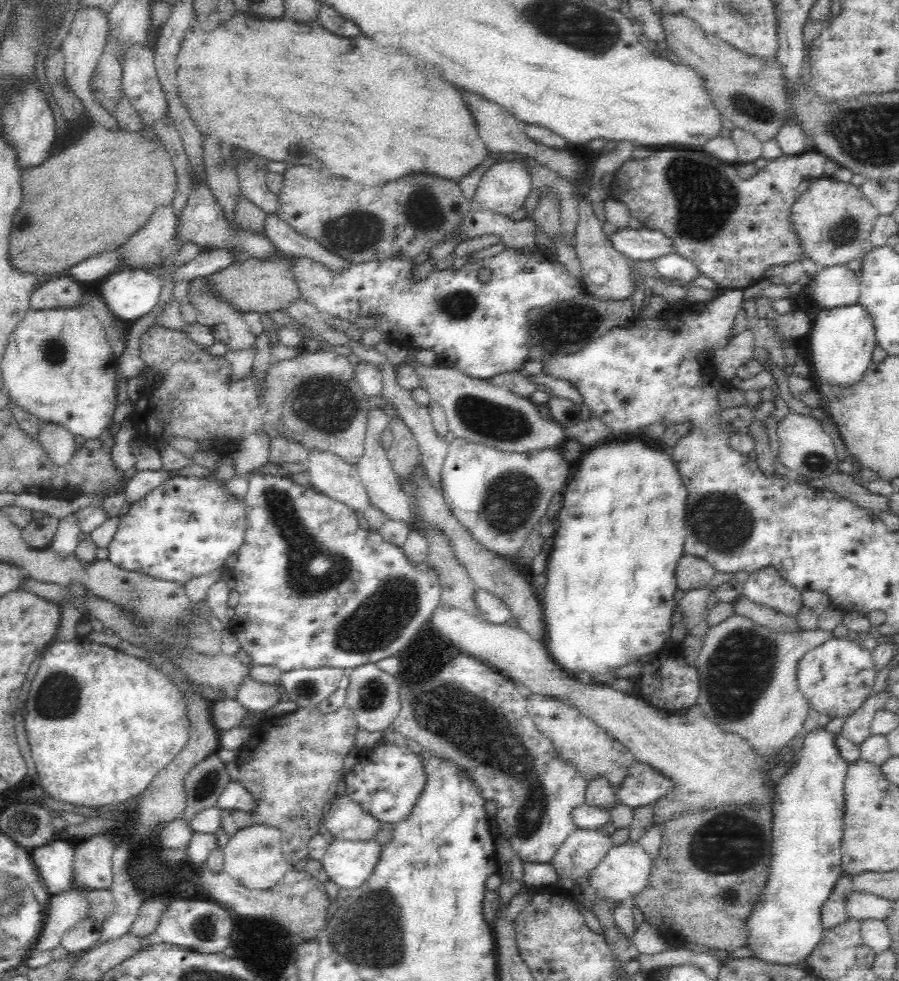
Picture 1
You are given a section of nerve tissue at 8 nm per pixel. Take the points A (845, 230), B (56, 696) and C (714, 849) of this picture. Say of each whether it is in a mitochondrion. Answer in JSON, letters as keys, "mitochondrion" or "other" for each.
{"A":"mitochondrion","B":"mitochondrion","C":"mitochondrion"}

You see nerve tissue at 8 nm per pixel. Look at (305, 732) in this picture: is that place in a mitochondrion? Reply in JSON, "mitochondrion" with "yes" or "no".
{"mitochondrion":"no"}

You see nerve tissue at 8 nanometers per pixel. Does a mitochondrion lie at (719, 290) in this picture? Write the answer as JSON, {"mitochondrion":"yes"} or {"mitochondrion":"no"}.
{"mitochondrion":"no"}

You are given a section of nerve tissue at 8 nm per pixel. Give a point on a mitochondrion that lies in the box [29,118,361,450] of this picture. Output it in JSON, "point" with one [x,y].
{"point":[54,352]}

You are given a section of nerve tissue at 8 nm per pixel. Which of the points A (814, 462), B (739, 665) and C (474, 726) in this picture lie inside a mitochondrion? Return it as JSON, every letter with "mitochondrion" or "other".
{"A":"mitochondrion","B":"mitochondrion","C":"mitochondrion"}

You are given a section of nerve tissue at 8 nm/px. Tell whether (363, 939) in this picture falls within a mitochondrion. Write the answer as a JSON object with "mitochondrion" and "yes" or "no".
{"mitochondrion":"yes"}

